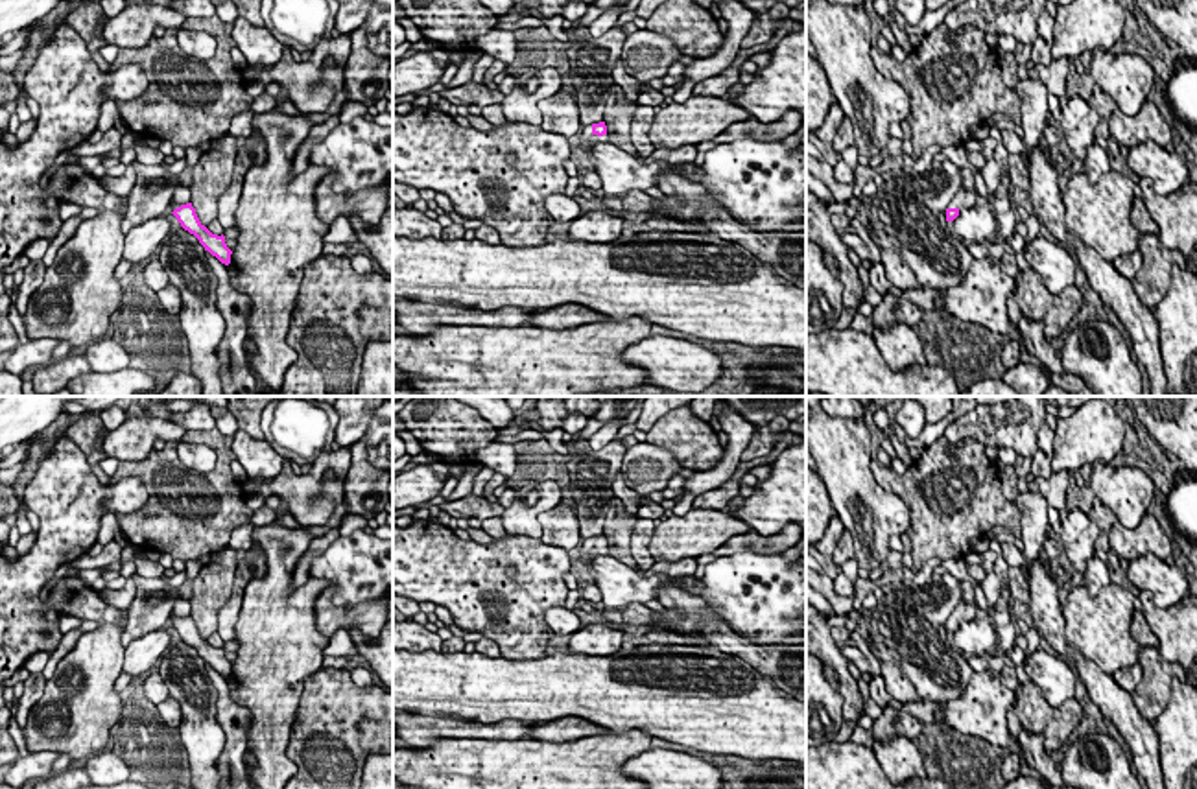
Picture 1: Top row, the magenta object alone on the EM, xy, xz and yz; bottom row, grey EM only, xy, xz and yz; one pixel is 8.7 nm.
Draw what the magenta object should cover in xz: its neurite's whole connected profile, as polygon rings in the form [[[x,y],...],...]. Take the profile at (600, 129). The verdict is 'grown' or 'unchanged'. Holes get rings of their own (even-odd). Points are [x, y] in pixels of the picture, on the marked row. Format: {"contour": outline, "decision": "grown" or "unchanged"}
{"contour": [[[605,122],[585,125],[579,133],[579,138],[581,142],[577,149],[581,151],[588,151],[596,142],[607,142],[609,136]]], "decision": "grown"}

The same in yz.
{"contour": [[[959,186],[957,194],[946,208],[946,221],[954,221],[959,216],[961,208],[974,206],[978,203],[978,197],[978,190],[965,190],[963,186]]], "decision": "grown"}

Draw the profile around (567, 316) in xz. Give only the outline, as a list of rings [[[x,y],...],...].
[[[561,304],[557,308],[533,310],[529,313],[531,326],[566,330],[590,323],[610,321],[609,315],[581,304]]]

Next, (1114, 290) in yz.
[[[1046,140],[1031,151],[1027,173],[1029,201],[1040,223],[1062,245],[1075,249],[1079,265],[1083,267],[1090,288],[1097,293],[1103,304],[1114,310],[1129,332],[1132,350],[1149,376],[1149,396],[1169,396],[1155,313],[1142,304],[1132,282],[1123,277],[1112,262],[1107,262],[1096,249],[1088,247],[1068,229],[1059,175],[1051,166]]]

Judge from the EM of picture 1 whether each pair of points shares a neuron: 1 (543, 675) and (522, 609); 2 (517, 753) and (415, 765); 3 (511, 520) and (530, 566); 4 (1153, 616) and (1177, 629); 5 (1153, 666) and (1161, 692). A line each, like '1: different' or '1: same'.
1: different
2: same
3: different
4: same
5: same

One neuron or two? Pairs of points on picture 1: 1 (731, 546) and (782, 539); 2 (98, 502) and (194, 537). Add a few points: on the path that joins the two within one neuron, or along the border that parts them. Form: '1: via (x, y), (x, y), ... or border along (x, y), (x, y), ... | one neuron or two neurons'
1: via (744, 542), (770, 542) | one neuron
2: border along (141, 478), (148, 500), (139, 509), (115, 515) | two neurons

